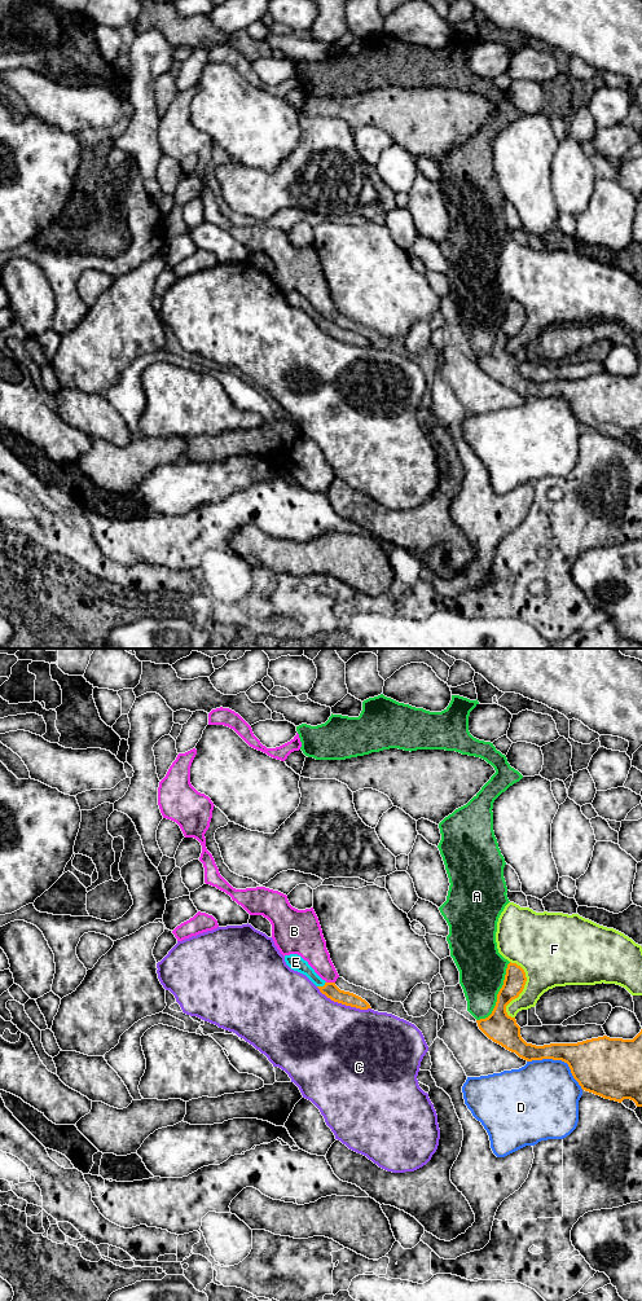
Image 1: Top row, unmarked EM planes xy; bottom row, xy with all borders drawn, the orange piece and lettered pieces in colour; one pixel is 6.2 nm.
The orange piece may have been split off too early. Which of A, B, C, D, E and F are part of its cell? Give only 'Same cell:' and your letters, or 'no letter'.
Same cell: E

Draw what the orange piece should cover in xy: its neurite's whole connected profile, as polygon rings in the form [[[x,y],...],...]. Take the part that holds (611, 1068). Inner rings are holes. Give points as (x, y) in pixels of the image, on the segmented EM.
[[[510,962],[492,1014],[476,1020],[479,1029],[527,1062],[553,1059],[567,1063],[585,1091],[619,1103],[630,1099],[642,1107],[642,1029],[633,1040],[603,1036],[577,1043],[527,1043],[515,1017],[506,1012],[506,1006],[519,997],[526,981],[524,970]]]

